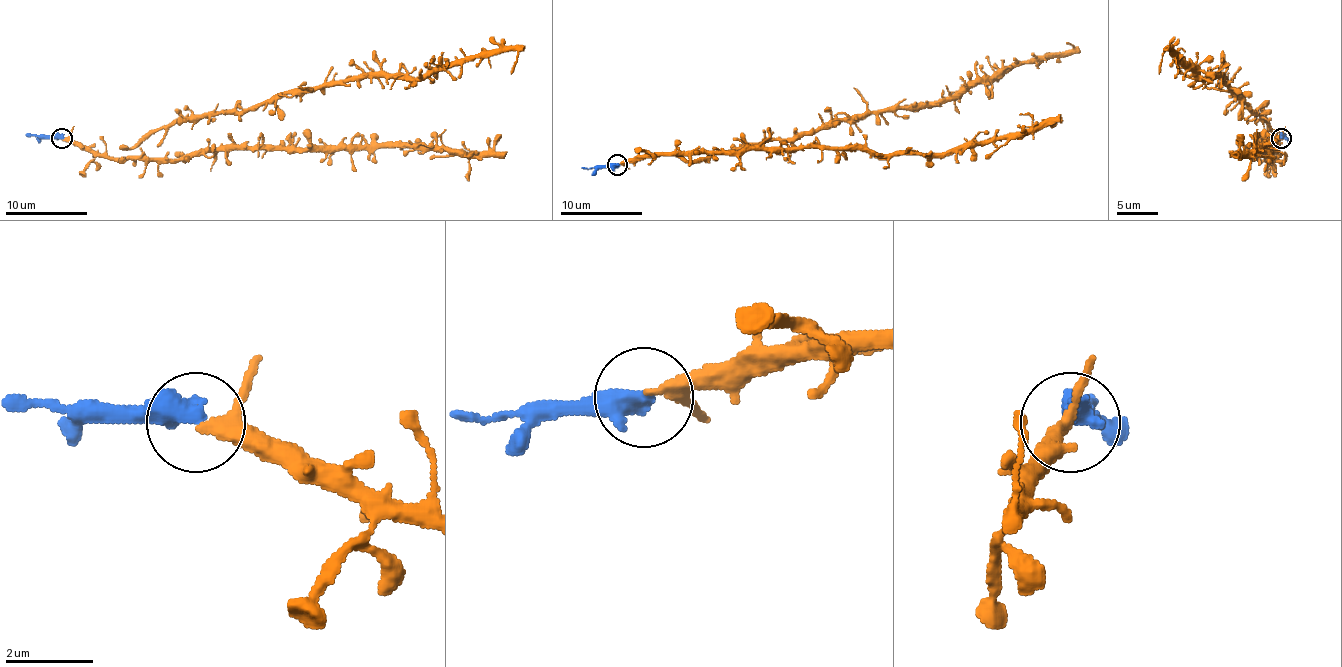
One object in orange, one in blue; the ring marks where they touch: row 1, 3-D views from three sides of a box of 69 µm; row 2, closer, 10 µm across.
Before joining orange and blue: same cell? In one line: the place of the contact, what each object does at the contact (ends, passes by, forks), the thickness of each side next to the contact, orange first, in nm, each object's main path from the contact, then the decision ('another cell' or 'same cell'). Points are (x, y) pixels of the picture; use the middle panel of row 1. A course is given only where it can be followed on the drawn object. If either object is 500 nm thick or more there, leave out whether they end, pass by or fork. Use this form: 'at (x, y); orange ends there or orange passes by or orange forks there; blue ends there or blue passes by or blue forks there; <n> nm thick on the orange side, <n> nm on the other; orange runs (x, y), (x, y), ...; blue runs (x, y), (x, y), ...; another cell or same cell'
at (617, 164); 220 nm thick on the orange side, 500 nm on the other; orange runs (617, 164), (703, 160), (842, 119), (945, 102), (1019, 63), (1062, 57), (1066, 43); blue runs (617, 164), (582, 168); same cell

